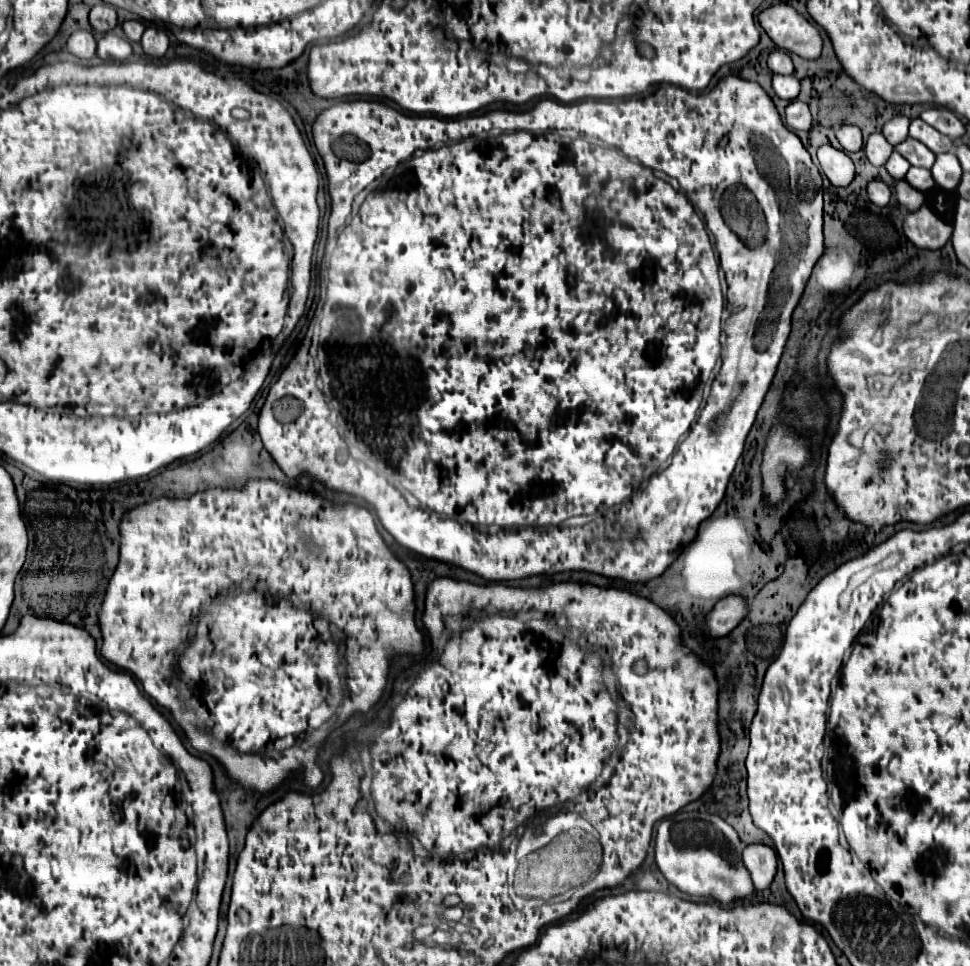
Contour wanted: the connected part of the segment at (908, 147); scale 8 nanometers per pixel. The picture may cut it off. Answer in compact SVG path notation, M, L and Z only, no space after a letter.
M906 138L904 142L900 142L898 146L896 146L896 150L912 164L912 166L920 166L920 168L932 168L932 164L934 164L934 152L928 148L928 146L924 146L922 142L918 142L918 140L914 140L914 138Z

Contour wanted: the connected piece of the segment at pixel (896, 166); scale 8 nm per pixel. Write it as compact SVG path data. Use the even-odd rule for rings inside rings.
M894 150L892 154L890 154L890 158L888 158L888 162L886 162L886 166L884 166L886 170L888 170L888 174L892 176L892 178L896 178L896 180L900 180L900 178L904 178L906 176L906 172L908 172L908 168L910 168L910 164Z

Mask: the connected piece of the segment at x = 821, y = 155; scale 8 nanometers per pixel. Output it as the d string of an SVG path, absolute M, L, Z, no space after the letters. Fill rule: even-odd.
M820 146L818 148L818 162L820 162L824 176L834 186L848 186L852 182L854 164L846 152L836 150L832 146Z

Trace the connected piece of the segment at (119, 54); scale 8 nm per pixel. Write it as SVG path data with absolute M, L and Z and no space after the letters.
M108 32L98 40L98 56L102 60L126 60L132 54L132 46L126 38L118 38Z

